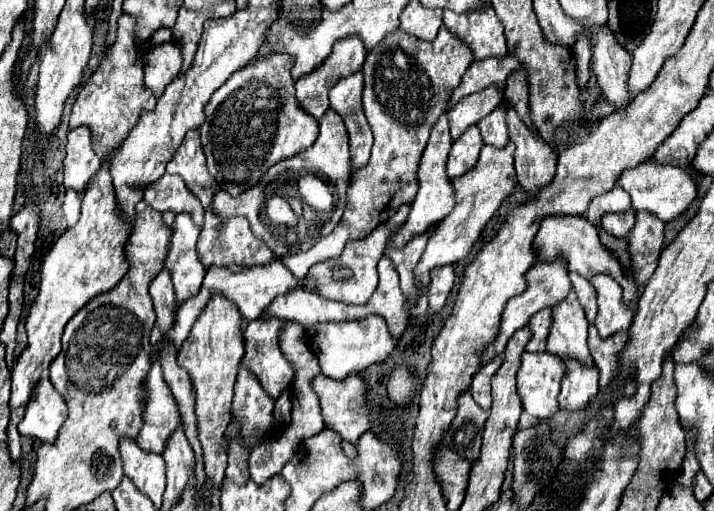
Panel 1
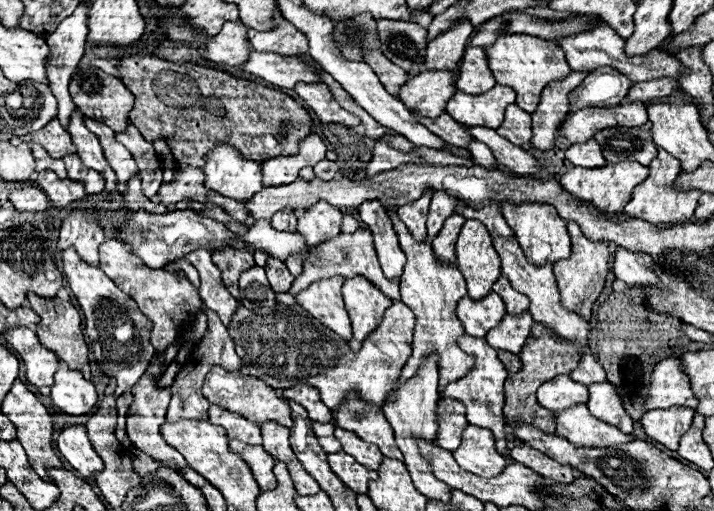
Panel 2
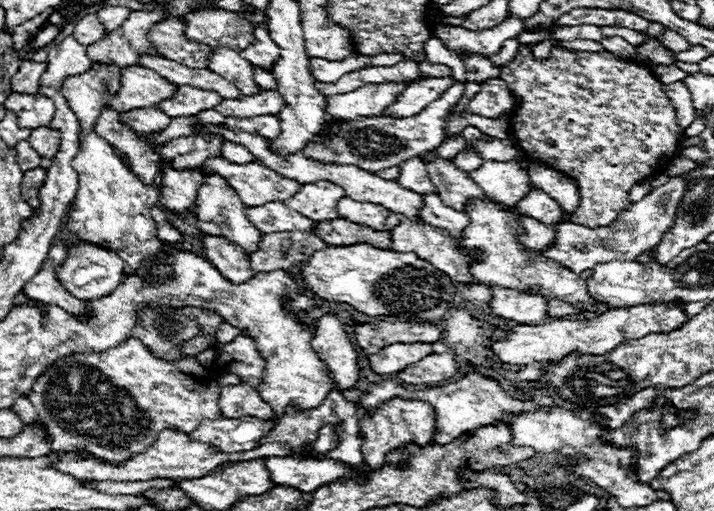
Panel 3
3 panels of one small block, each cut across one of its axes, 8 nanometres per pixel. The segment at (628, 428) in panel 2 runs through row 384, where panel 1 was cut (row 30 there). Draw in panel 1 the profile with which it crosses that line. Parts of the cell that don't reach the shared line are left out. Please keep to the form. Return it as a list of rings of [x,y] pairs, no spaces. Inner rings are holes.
[[[594,26],[592,72],[596,74],[604,96],[616,106],[616,110],[624,110],[632,102],[626,84],[630,64],[632,56],[626,52],[626,48],[622,48],[622,44],[618,44],[610,26]]]

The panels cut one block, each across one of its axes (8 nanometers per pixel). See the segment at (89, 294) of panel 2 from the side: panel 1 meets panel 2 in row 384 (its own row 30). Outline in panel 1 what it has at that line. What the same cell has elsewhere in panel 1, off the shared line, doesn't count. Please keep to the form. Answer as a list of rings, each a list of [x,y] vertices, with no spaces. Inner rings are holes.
[[[122,14],[118,18],[118,34],[112,48],[106,52],[100,68],[82,86],[70,114],[70,128],[88,126],[92,132],[92,146],[100,158],[106,158],[114,148],[122,144],[128,132],[138,122],[144,110],[154,110],[156,98],[144,86],[144,62],[140,58],[140,48],[134,42],[134,18]]]

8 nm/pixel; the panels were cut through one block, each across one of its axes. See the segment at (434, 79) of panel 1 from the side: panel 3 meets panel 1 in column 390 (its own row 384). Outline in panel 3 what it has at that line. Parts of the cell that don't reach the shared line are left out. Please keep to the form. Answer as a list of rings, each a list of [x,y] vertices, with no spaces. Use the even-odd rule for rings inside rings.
[[[128,338],[126,342],[120,342],[104,352],[74,352],[58,358],[44,374],[36,378],[30,392],[30,402],[52,438],[54,452],[86,450],[108,462],[124,462],[134,454],[146,452],[162,430],[188,434],[196,430],[202,418],[220,418],[218,394],[220,388],[212,374],[194,358],[182,358],[176,364],[170,364],[154,358],[136,338]]]

